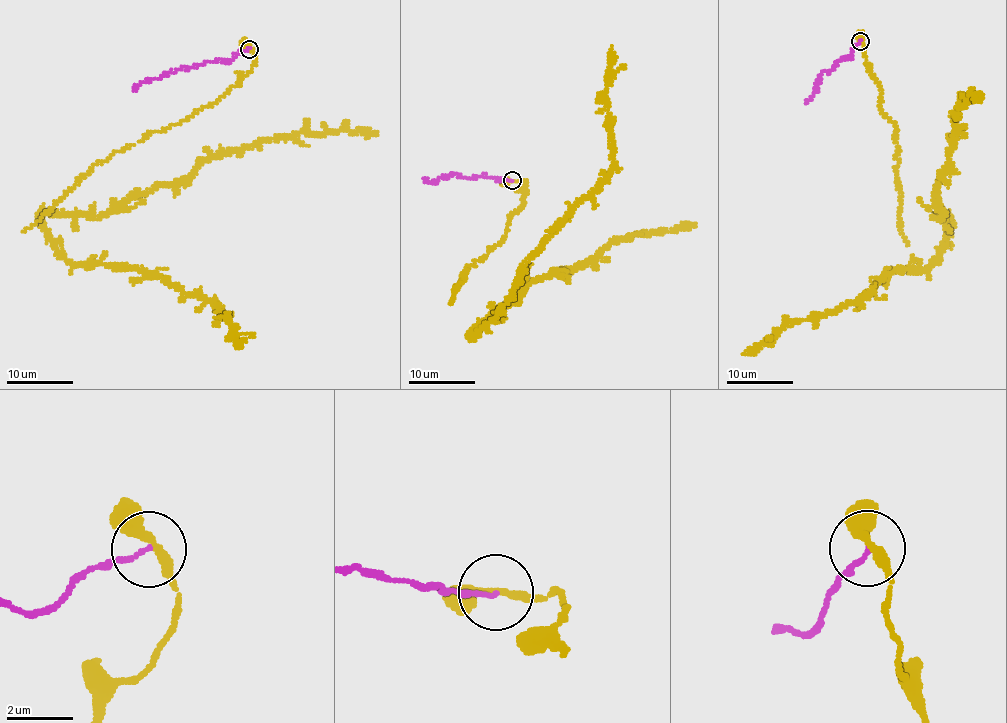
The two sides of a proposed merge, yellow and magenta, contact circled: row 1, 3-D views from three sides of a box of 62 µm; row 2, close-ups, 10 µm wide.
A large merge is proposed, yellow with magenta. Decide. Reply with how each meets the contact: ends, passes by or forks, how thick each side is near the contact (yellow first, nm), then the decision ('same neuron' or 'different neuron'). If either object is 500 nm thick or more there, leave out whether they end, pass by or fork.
yellow passes by | magenta ends | 240/110 nm | different neuron

